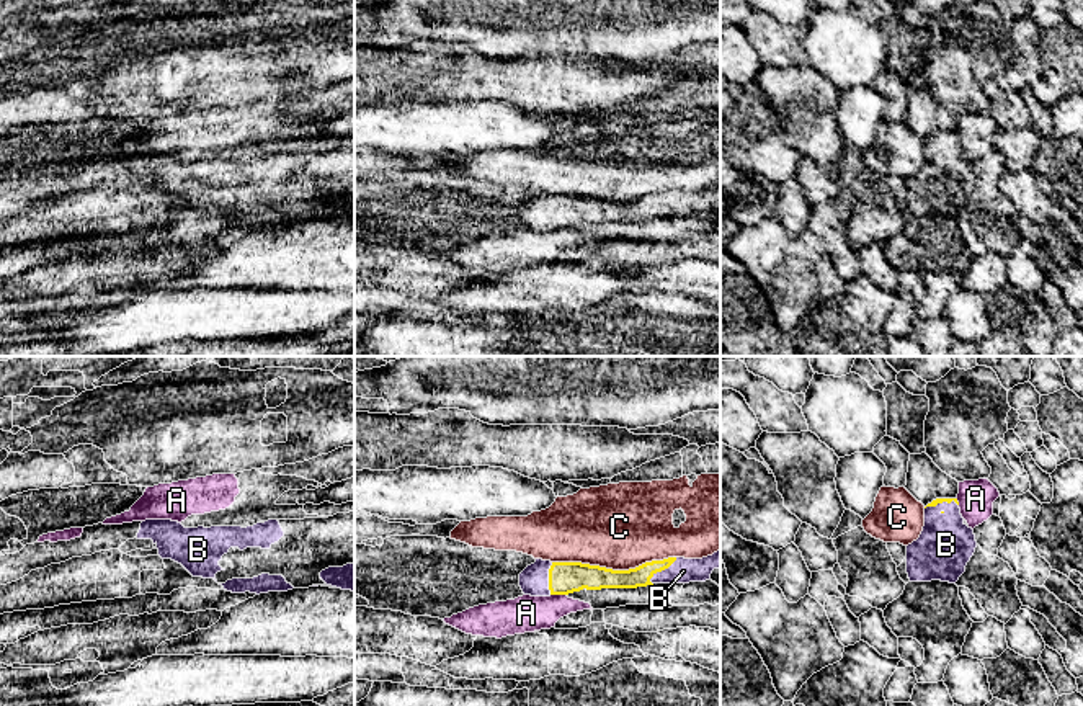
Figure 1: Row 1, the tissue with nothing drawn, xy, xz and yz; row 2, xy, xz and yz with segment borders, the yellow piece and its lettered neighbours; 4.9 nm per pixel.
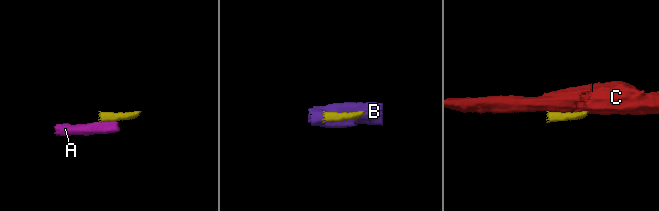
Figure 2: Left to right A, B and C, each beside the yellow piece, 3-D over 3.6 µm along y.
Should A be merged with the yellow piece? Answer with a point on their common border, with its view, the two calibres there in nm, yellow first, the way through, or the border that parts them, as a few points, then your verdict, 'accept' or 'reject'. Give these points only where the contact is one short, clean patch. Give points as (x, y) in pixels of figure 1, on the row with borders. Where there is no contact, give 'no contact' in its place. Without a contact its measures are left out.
contact xz (559, 594); calibres 160 and 180 nm; border xz (551, 594), (566, 595); reject

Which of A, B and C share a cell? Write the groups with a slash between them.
A / B / C

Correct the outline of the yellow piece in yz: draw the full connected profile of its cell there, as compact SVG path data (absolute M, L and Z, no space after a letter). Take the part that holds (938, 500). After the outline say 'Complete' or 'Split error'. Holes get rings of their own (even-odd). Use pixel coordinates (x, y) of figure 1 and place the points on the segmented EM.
M936 498L925 507L925 526L916 541L907 546L910 582L941 580L956 583L977 547L974 530L964 523L957 498Z. Split error

